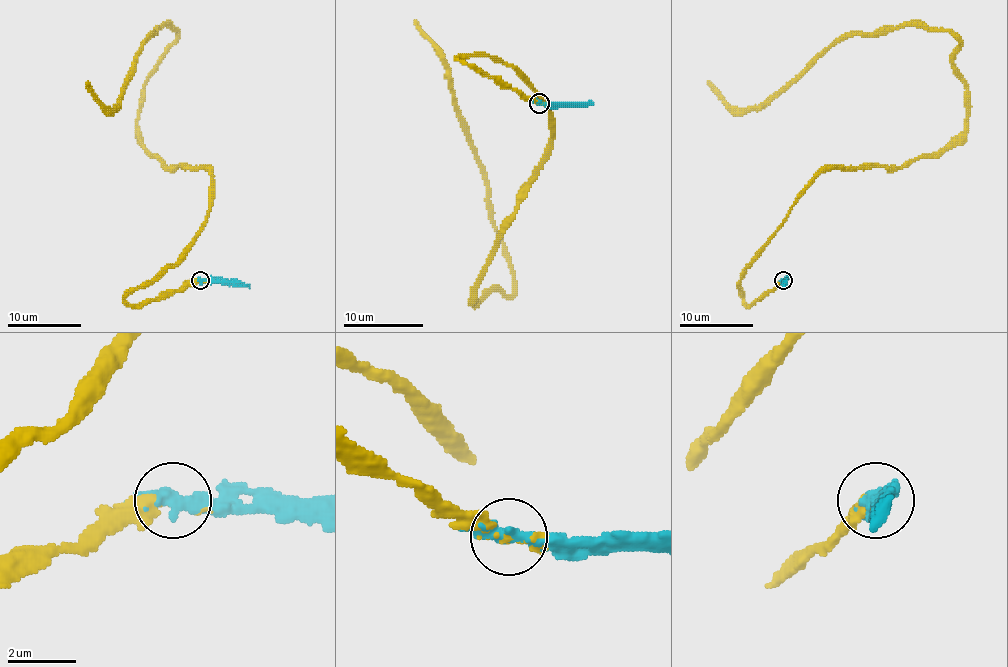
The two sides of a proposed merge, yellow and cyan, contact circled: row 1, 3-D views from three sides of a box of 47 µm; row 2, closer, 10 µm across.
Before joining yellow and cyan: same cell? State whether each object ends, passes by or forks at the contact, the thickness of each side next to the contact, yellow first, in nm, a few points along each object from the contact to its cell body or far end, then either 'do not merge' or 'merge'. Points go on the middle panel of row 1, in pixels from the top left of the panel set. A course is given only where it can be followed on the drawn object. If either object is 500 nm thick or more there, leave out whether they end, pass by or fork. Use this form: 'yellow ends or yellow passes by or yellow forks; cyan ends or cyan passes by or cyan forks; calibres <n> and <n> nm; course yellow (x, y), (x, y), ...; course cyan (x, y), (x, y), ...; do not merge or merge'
yellow forks; cyan passes by; calibres 60 and 420 nm; course yellow (539, 102), (456, 60), (500, 58), (549, 110), (539, 175), (470, 301), (513, 295), (513, 265), (416, 20); course cyan (539, 102), (593, 104); merge

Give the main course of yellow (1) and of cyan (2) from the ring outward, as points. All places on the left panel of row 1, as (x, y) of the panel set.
1: (200, 281), (124, 299), (209, 207), (209, 172), (137, 130), (176, 31), (113, 108), (88, 81)
2: (200, 281), (242, 282), (249, 288)

